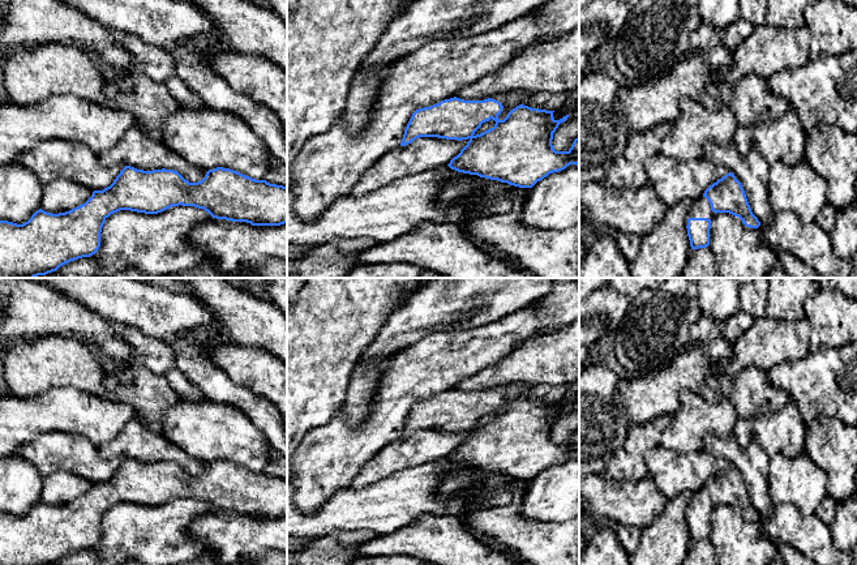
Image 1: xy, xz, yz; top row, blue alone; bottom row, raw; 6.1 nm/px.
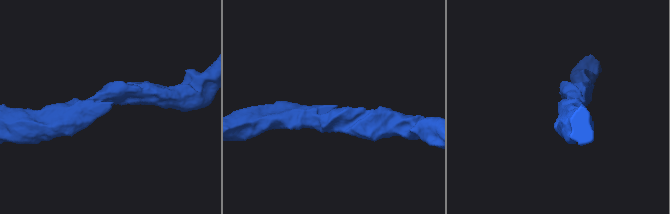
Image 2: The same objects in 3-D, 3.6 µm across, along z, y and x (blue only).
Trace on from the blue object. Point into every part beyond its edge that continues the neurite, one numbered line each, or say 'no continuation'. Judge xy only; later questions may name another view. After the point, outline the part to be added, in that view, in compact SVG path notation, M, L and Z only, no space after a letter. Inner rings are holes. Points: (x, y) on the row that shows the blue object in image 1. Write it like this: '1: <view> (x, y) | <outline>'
no continuation

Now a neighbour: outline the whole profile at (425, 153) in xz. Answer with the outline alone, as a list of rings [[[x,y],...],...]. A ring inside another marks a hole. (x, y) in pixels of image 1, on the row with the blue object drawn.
[[[419,137],[406,146],[394,147],[365,171],[352,188],[351,194],[367,194],[399,177],[447,166],[468,141],[470,138],[458,141],[438,137]]]

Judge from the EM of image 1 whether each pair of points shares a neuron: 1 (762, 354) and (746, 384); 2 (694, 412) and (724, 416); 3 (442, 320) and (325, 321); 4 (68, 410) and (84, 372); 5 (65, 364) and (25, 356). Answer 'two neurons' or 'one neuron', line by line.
1: two neurons
2: one neuron
3: two neurons
4: two neurons
5: one neuron

